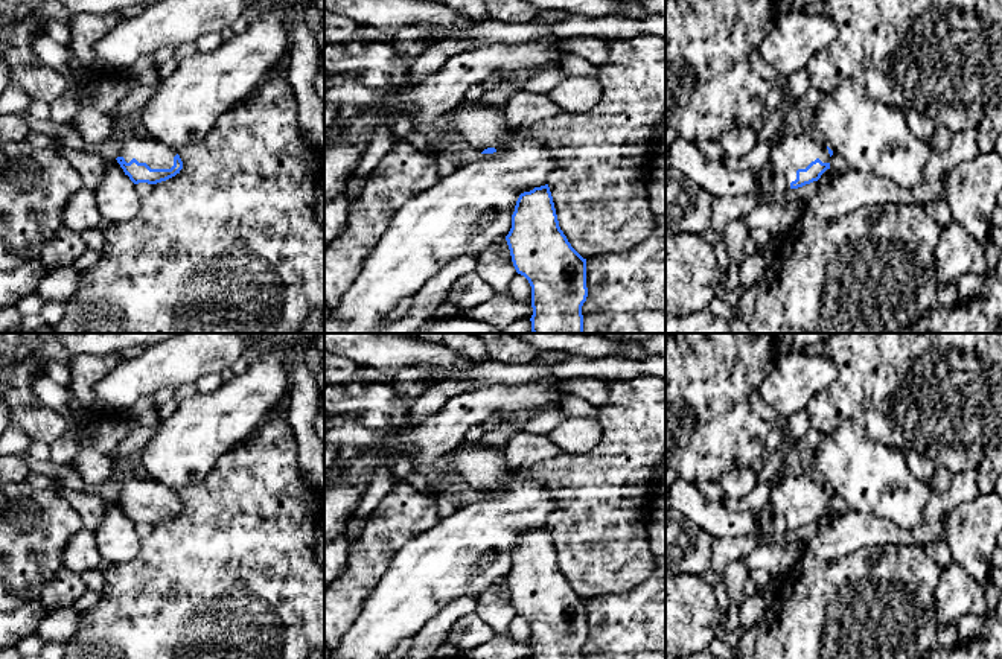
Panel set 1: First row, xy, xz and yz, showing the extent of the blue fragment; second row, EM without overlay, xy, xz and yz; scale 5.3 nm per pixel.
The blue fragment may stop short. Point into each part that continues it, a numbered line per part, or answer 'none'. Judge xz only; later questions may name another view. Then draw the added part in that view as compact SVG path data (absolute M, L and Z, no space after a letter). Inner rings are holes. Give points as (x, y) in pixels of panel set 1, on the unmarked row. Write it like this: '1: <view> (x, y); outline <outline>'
1: xz (481, 466); outline M481 441L460 443L451 455L451 463L471 496L481 495L487 489L504 487L512 470L506 461L504 447Z

